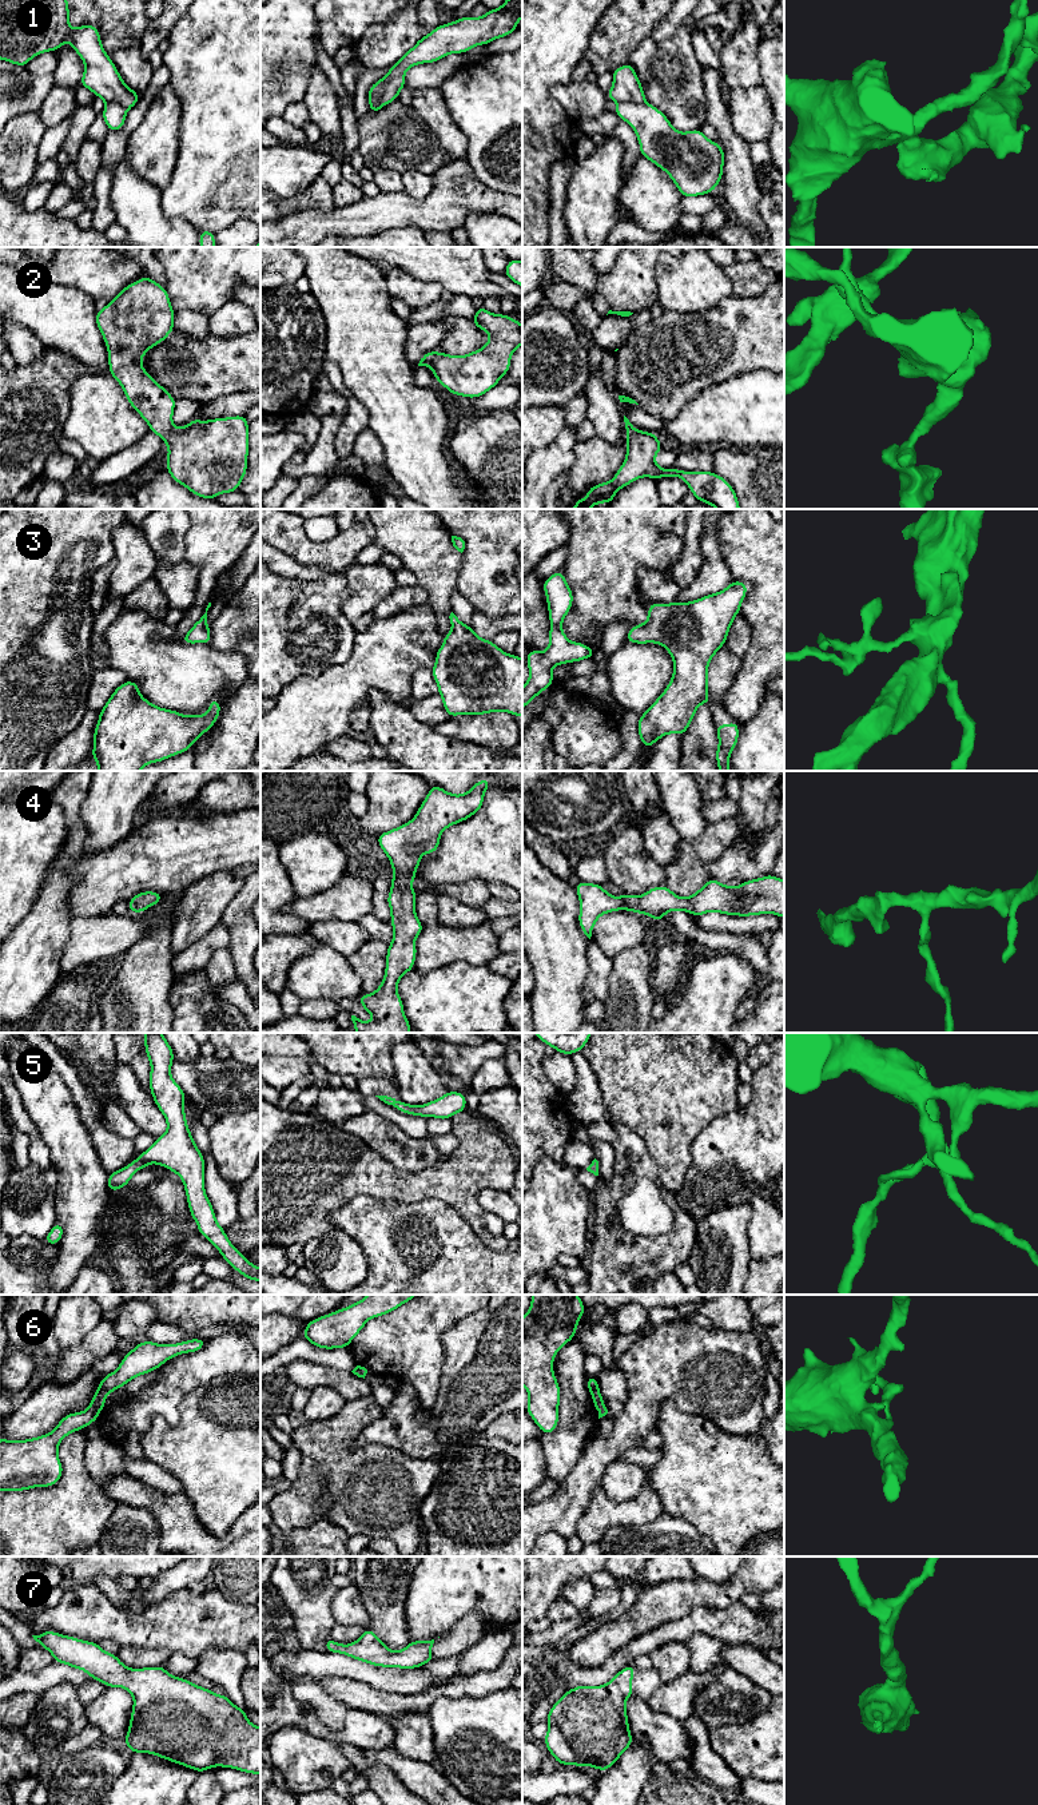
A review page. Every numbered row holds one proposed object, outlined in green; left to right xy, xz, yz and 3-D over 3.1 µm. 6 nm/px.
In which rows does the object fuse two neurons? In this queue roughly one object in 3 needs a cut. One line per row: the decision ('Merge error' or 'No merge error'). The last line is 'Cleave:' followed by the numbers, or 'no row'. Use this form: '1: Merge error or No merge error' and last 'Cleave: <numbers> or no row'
1: Merge error
2: No merge error
3: No merge error
4: No merge error
5: No merge error
6: No merge error
7: No merge error
Cleave: 1

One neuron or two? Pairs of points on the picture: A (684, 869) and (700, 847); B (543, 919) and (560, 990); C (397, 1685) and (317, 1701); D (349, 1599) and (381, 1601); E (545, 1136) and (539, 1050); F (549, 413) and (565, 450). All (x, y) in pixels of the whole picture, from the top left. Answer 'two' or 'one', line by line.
A: one
B: one
C: two
D: two
E: one
F: two

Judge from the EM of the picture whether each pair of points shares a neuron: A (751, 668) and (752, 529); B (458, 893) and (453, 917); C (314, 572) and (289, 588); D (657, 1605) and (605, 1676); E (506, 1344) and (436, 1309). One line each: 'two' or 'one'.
A: one
B: two
C: two
D: two
E: two

